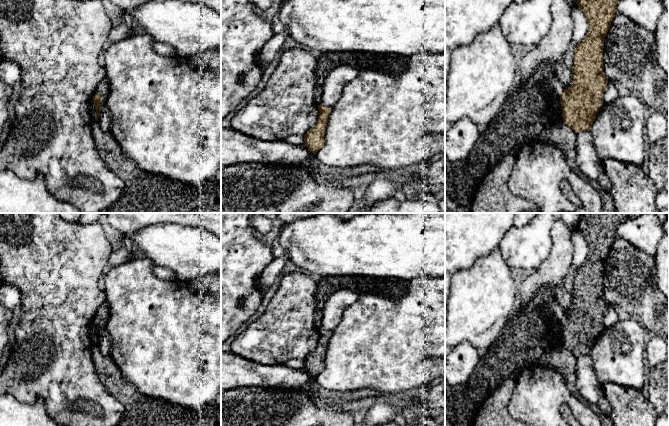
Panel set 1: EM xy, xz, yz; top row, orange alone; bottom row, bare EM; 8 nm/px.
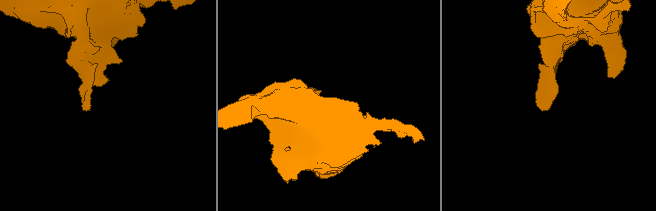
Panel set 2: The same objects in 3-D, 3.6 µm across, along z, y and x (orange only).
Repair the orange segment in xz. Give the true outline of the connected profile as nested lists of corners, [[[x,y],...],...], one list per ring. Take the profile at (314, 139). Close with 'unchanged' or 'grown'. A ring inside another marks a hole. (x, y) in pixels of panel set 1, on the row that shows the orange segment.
[[[318,105],[319,116],[317,123],[305,134],[304,145],[314,154],[316,154],[325,144],[325,132],[328,122],[328,117],[331,113],[331,108]]]; unchanged

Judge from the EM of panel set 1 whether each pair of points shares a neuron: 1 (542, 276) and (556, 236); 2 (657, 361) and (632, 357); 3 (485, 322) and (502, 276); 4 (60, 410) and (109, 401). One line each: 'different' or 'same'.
1: same
2: different
3: same
4: same

